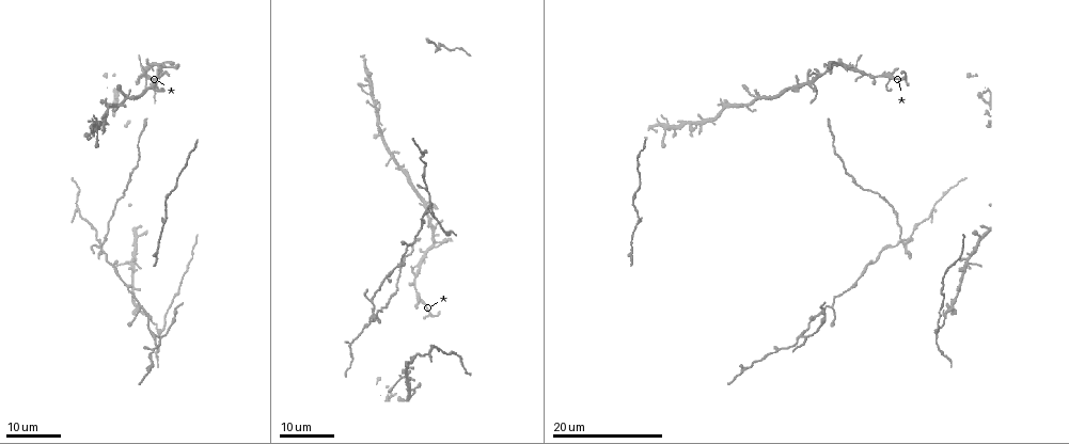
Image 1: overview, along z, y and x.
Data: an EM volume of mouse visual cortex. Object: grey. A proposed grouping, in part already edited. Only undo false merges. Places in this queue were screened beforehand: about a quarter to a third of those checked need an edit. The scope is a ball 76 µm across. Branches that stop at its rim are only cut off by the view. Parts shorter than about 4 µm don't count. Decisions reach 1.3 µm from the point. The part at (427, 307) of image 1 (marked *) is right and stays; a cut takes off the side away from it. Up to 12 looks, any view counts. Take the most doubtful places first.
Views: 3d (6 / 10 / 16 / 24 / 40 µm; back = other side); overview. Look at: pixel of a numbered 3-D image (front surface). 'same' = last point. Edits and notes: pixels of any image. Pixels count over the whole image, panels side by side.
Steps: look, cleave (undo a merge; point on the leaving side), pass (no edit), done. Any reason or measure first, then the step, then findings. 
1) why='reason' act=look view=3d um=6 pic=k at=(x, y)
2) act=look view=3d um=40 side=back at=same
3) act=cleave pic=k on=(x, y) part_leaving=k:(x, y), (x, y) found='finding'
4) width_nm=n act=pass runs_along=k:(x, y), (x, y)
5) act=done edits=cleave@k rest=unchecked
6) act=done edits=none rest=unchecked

why='four arms meet' act=look view=3d um=16 pic=1 at=(907, 244)

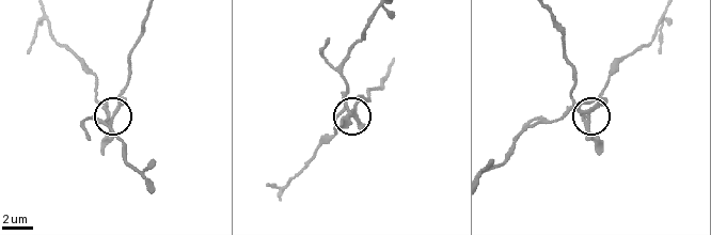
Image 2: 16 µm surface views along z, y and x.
act=look view=3d um=6 pic=2 at=(111, 114)

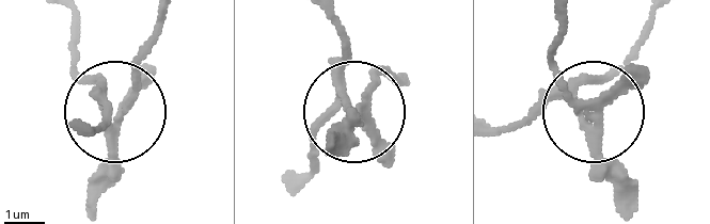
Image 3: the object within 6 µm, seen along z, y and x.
arms=4 act=cleave pic=3 on=(94, 210) part_leaving=3:(116, 148), (116, 122), (157, 19) found='two cells meet here'

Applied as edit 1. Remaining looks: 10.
act=look view=overview

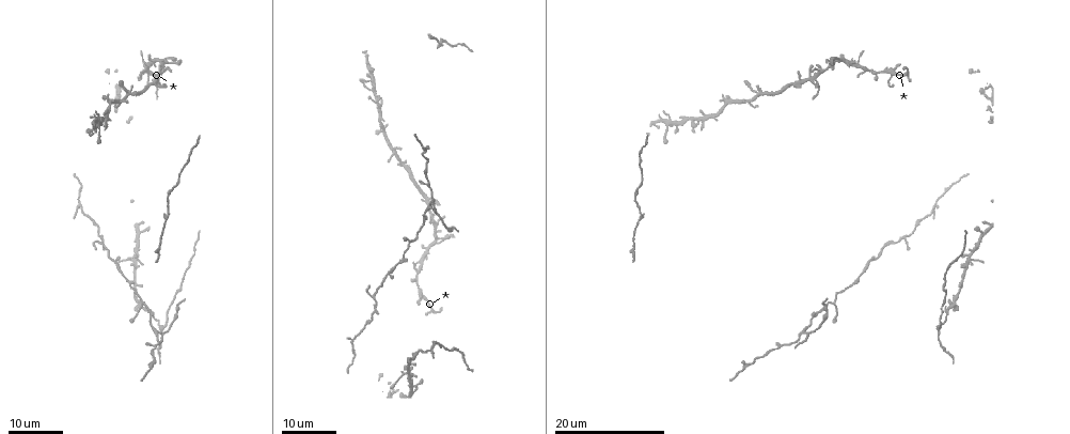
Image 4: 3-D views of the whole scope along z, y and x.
why='side arm on a straight run' act=look view=3d um=16 pic=4 at=(940, 328)

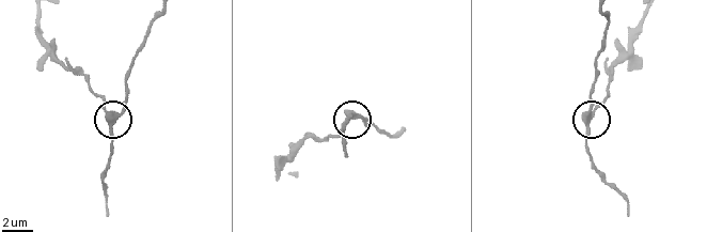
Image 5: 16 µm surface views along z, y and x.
act=look view=3d um=10 pic=5 at=(356, 116)

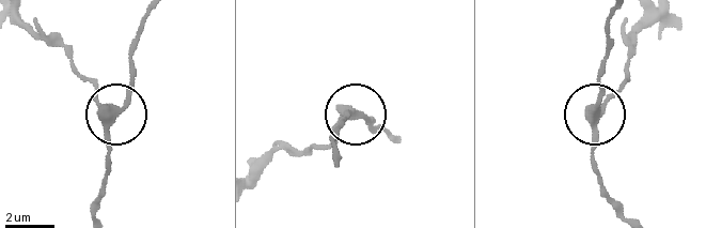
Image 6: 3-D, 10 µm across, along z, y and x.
arms=3 act=cleave pic=6 on=(96, 94) part_leaving=6:(595, 121), (622, 87), (630, 40), (650, 13) found='a second cell is stuck on'

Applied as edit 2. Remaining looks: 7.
why='three arms meet' act=look view=3d um=24 pic=4 at=(161, 332)

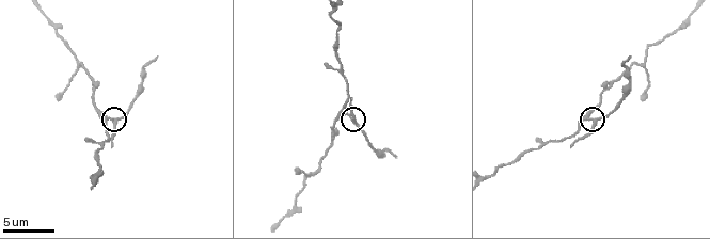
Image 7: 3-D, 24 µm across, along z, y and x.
act=look view=3d um=10 pic=7 at=(593, 122)

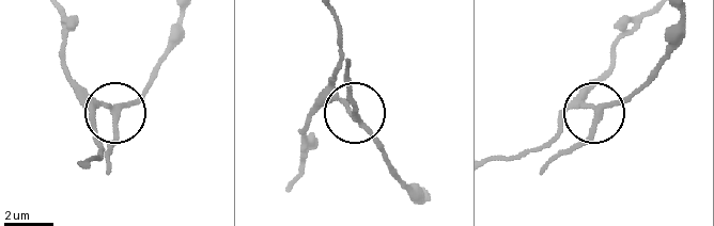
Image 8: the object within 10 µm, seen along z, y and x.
side_arm_um=10 arms=3 act=cleave pic=8 on=(113, 138) found='two cells meet here'

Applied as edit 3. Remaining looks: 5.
act=look view=3d um=16 pic=4 at=(895, 72)

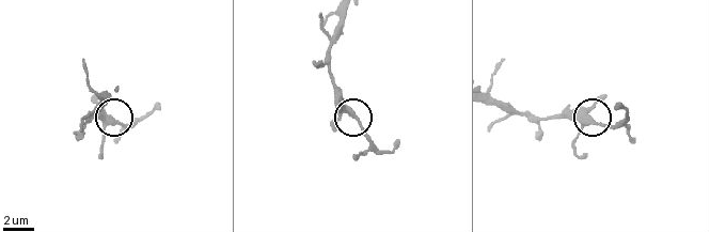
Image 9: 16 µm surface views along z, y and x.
why='closer look' act=look view=3d um=6 pic=9 at=(110, 123)

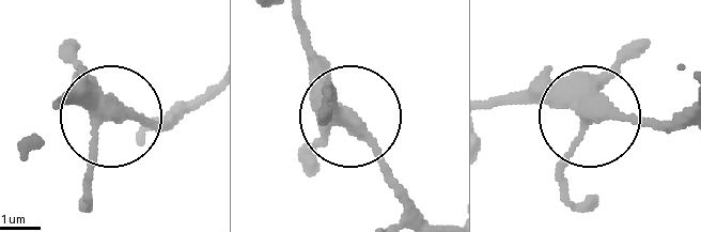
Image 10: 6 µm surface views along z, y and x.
act=pass runs_along=10:(642, 121), (594, 121), (554, 99), (496, 99) found='one cell here'

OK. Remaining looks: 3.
why='three arms meet' act=look view=3d um=24 pic=4 at=(418, 269)

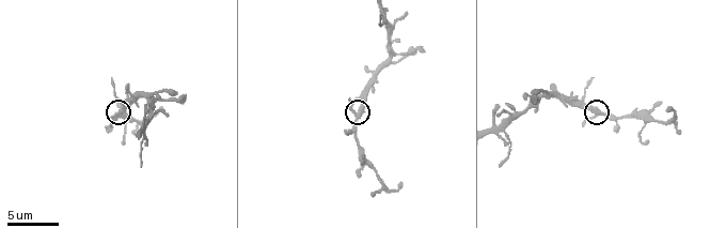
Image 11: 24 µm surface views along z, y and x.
why='zoom in' act=look view=3d um=6 pic=11 at=(359, 112)

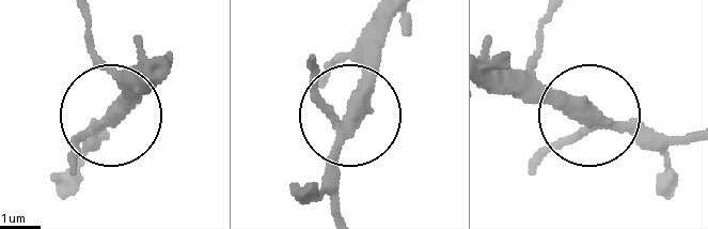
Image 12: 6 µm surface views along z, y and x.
arms=3 act=pass runs_along=12:(104, 136), (100, 125), (131, 88) found='continuous, no second cell'

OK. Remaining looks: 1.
why='thin neck' act=look view=3d um=16 pic=7 at=(341, 61)

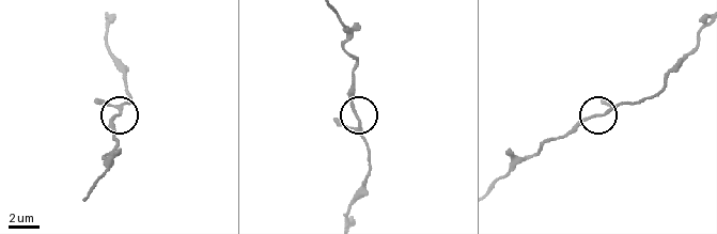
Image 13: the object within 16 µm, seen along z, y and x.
act=pass runs_along=13:(104, 20), (107, 50), (131, 96), (112, 121), (112, 138) found='all the same cell'

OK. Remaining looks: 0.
act=done edits=cleave@3,cleave@6,cleave@8 rest=unchecked

